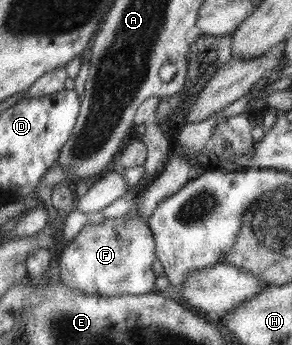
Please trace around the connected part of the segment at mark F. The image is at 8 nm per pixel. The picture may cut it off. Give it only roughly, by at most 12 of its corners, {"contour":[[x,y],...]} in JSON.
{"contour":[[130,211],[87,222],[58,257],[88,296],[156,292],[155,240]]}

